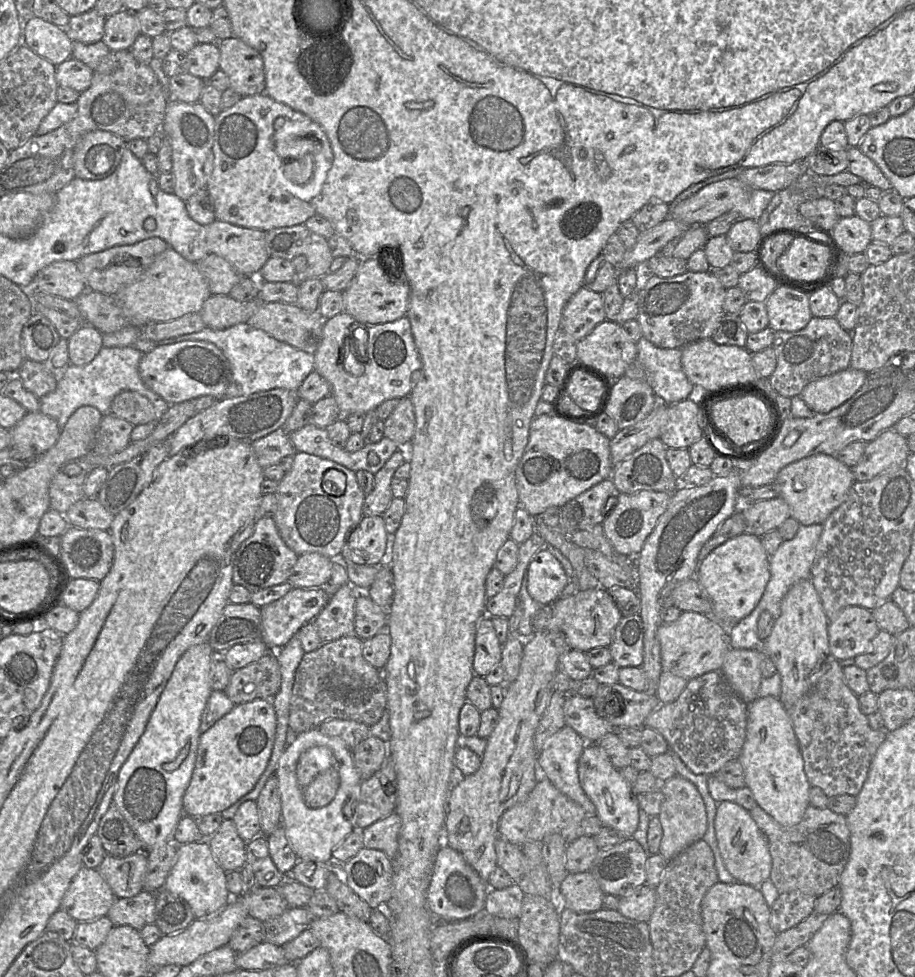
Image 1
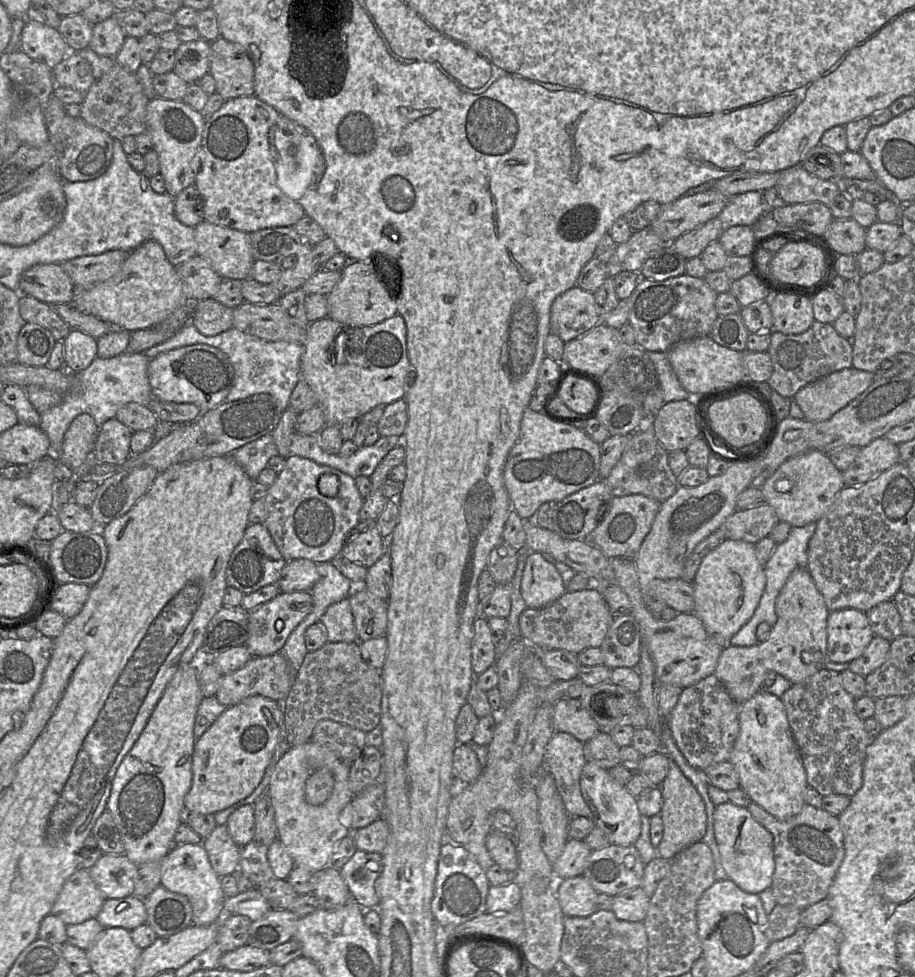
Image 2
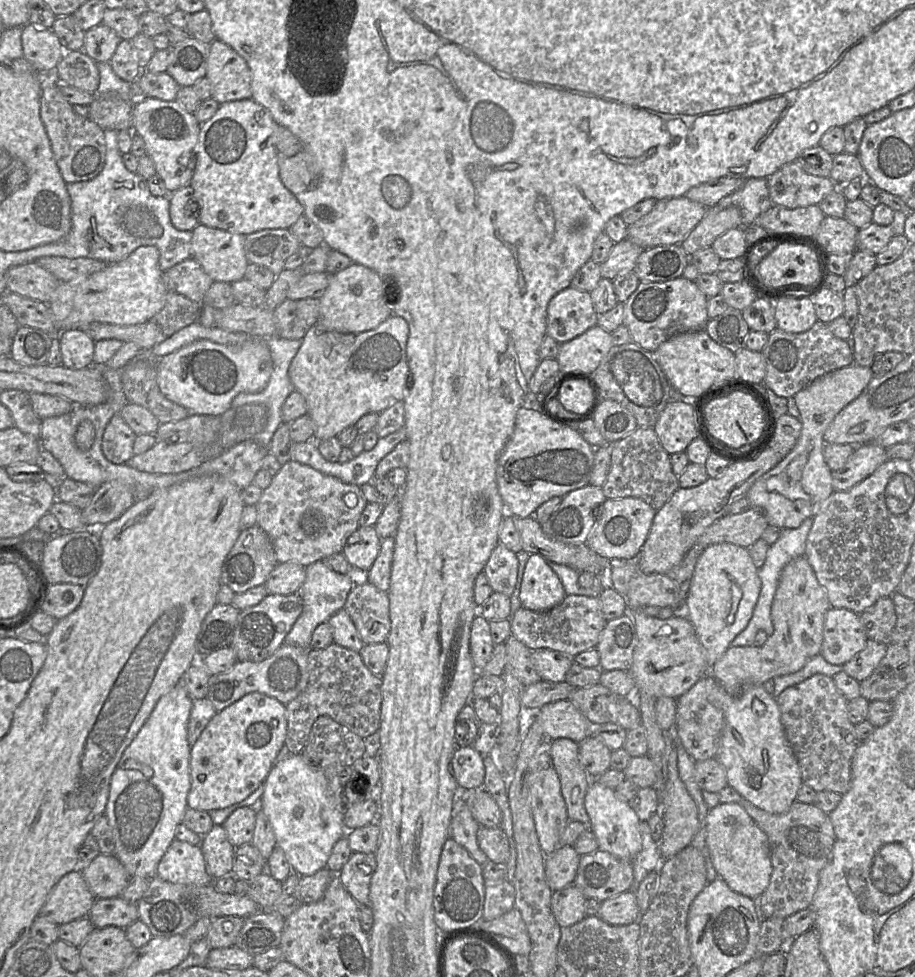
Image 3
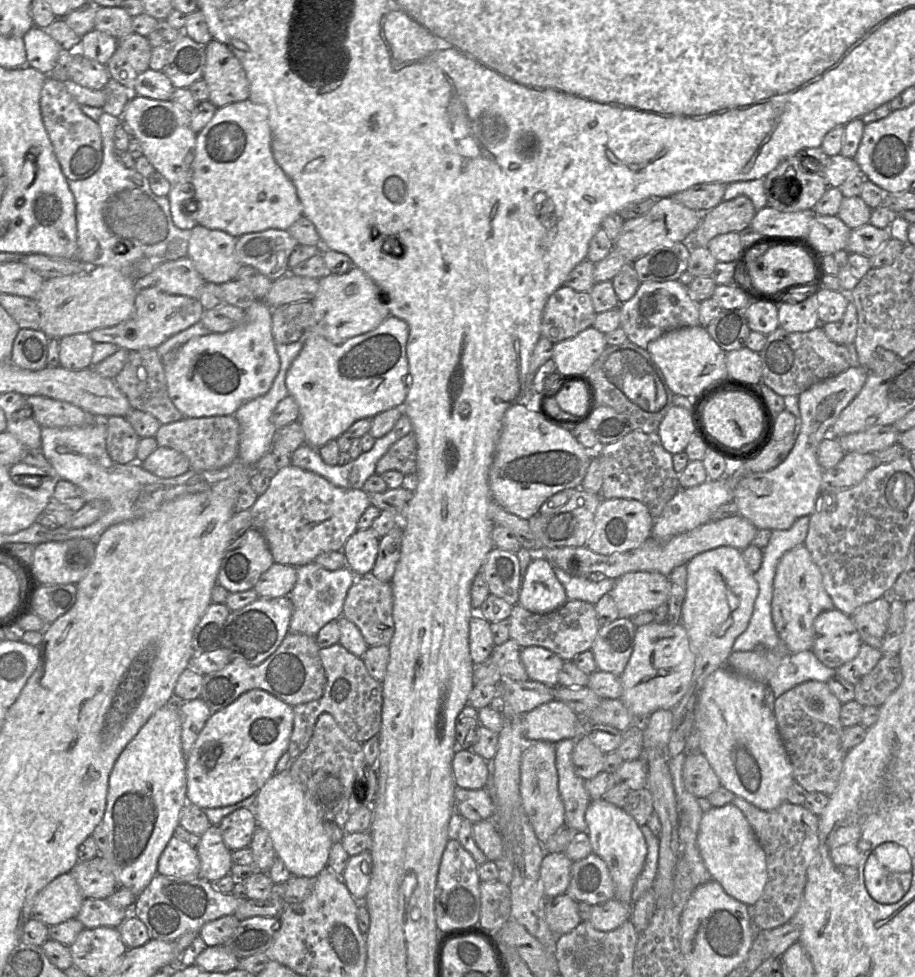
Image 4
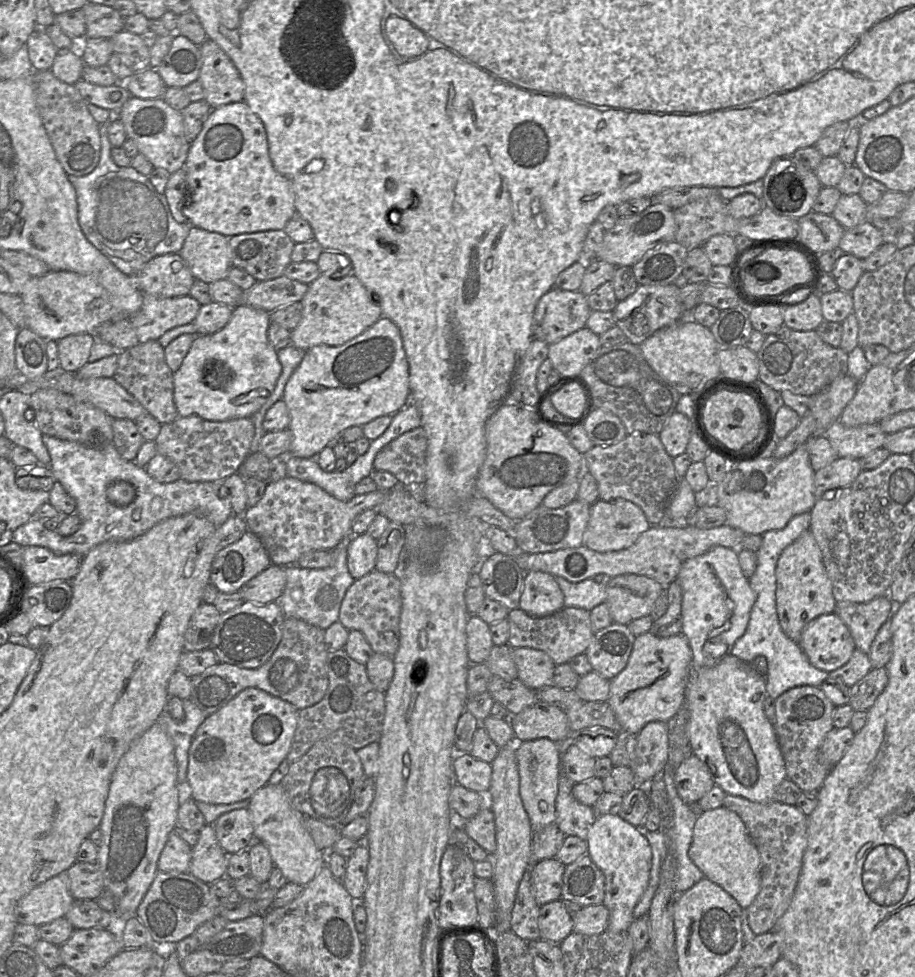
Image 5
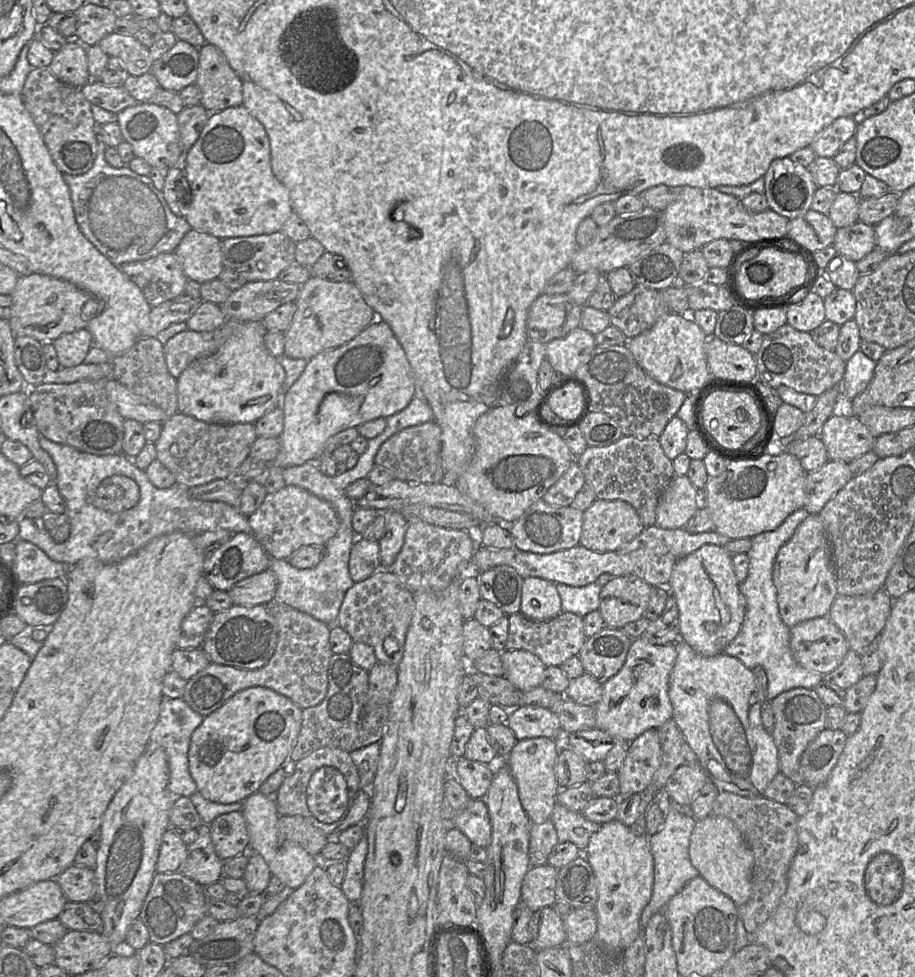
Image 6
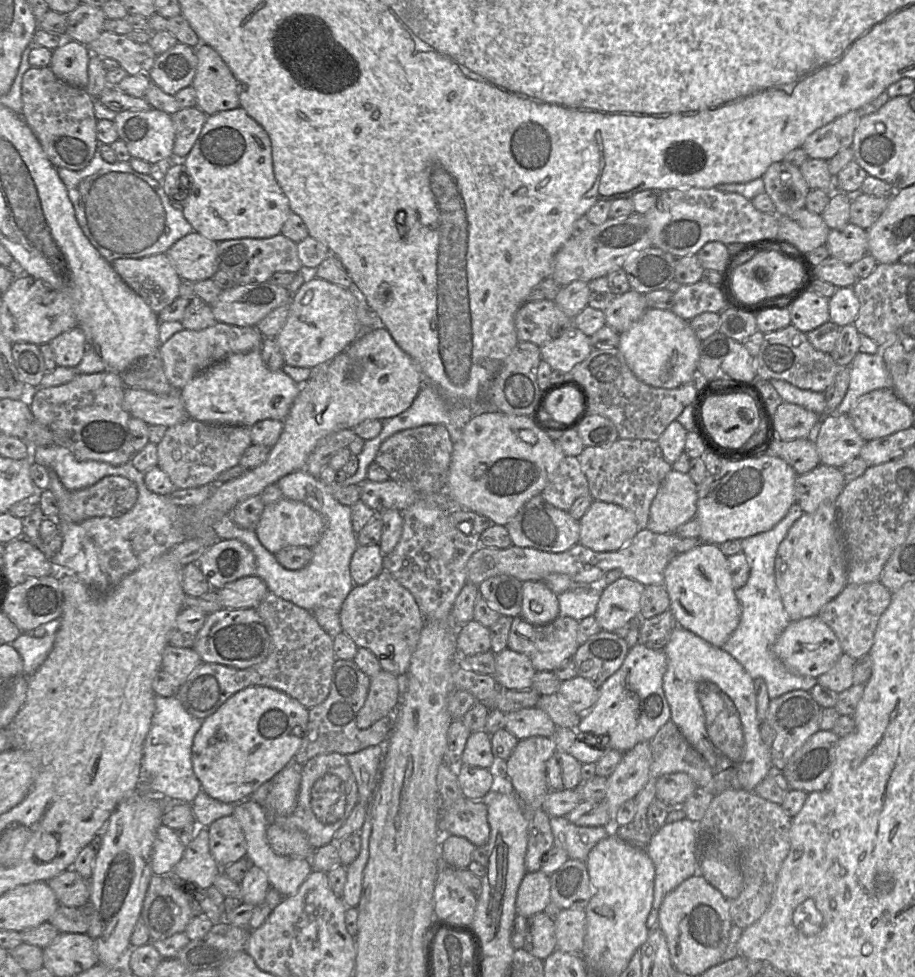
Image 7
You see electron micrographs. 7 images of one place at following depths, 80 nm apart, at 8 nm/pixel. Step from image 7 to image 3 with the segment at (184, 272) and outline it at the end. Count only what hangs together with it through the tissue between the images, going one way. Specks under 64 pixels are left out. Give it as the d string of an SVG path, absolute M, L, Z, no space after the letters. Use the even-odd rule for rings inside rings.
M198 224L192 230L192 257L215 282L242 280L249 264L244 235Z

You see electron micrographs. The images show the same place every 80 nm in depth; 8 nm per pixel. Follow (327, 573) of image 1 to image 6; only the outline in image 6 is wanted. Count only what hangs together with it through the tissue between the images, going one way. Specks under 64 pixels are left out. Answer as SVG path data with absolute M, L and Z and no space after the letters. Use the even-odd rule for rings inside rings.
M270 569L236 582L227 593L233 605L254 606L274 599L277 579Z

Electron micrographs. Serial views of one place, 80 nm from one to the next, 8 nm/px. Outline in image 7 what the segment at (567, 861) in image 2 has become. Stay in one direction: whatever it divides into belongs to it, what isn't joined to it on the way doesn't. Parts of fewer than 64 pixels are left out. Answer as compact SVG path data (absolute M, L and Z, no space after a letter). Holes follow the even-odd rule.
M541 870L527 872L518 888L516 914L529 918L543 912L550 902L550 875Z

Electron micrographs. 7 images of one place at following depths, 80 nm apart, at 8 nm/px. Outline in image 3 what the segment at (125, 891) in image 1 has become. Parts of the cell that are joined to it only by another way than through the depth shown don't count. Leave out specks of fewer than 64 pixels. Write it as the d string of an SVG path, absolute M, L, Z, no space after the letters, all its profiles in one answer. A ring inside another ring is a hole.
M100 853L88 865L79 866L75 870L81 870L95 899L120 896L131 878L113 854Z

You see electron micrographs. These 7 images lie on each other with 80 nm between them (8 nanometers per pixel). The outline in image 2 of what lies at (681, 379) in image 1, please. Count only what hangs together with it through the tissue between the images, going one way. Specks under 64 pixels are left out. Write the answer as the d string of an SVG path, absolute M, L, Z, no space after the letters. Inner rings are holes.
M647 352L656 369L665 403L686 400L689 392L680 384L668 358L668 352Z

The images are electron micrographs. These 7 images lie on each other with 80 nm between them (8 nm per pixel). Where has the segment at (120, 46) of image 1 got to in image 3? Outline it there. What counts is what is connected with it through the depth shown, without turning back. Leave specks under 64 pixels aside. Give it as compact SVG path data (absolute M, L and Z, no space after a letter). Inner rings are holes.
M99 24L85 33L83 52L96 63L109 62L122 39L104 24Z

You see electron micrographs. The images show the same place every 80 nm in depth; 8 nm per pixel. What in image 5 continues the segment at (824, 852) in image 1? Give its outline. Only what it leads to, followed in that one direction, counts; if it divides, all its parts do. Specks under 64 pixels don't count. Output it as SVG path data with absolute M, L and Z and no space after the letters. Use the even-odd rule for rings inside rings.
M730 794L724 797L722 807L741 818L760 854L761 888L746 909L748 925L758 936L770 932L790 906L808 845L807 816L795 805L778 801L758 803Z

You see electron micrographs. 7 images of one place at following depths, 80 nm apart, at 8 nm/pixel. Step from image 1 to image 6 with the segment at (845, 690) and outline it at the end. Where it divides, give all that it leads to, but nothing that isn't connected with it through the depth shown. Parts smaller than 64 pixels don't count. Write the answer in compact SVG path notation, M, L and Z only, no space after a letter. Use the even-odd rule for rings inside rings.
M797 687L782 692L771 701L775 724L772 733L778 750L780 771L793 783L804 785L800 772L800 759L808 745L826 729L827 706L819 698L814 689Z

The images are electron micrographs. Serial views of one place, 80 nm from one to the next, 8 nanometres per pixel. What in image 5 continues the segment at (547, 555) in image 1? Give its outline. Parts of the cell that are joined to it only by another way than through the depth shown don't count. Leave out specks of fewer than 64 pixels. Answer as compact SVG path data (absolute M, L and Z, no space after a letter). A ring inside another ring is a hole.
M542 571L524 575L519 608L536 616L548 616L564 607L564 595L555 577Z

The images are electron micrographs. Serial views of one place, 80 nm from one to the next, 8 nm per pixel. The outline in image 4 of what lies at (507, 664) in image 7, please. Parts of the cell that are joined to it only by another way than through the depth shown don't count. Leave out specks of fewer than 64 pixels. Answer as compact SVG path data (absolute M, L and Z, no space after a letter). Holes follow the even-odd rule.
M523 647L520 659L529 680L538 681L550 687L558 686L558 674L565 662L554 652L541 647Z

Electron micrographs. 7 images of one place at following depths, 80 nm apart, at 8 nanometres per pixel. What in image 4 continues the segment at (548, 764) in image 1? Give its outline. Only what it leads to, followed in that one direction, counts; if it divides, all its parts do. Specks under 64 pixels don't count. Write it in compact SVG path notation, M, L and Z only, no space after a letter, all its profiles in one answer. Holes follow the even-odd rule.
M565 739L554 744L559 794L564 806L565 826L574 832L587 832L585 813L592 800L584 787L585 780L576 774L572 763L572 751L575 741L576 739Z

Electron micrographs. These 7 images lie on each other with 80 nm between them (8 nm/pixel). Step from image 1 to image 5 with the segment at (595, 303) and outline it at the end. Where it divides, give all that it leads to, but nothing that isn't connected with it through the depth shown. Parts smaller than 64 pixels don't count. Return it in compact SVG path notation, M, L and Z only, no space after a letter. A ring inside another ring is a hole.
M552 288L538 300L532 319L533 339L552 344L560 339L586 327L591 309L587 297L577 291Z

